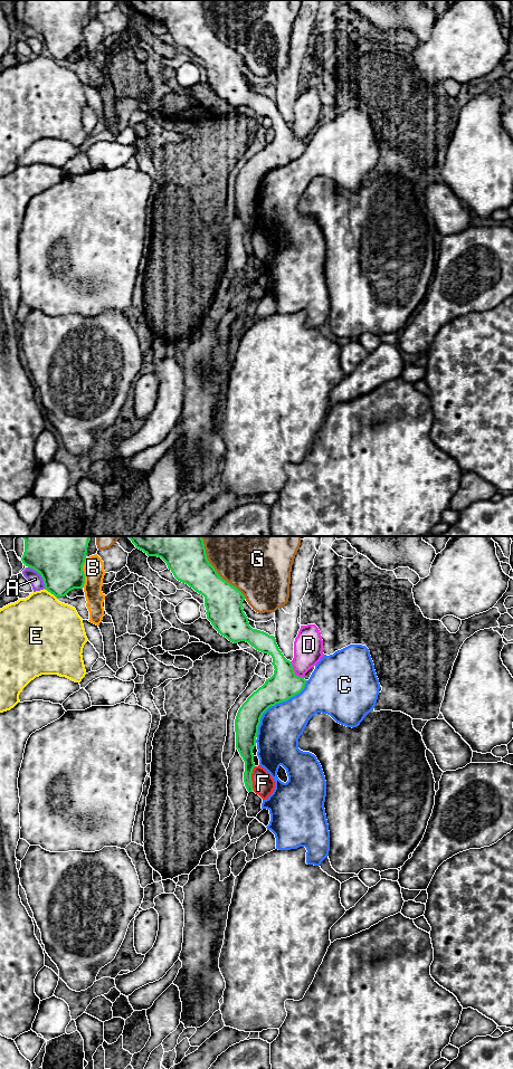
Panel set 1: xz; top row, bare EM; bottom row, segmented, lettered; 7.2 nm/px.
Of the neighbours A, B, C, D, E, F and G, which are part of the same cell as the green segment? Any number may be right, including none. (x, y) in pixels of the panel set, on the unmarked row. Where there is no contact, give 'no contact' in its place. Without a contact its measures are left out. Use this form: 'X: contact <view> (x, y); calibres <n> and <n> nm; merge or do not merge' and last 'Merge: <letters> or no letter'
A: contact xz (40, 38); calibres 460 and 100 nm; do not merge
B: contact xz (83, 36); calibres 420 and 150 nm; do not merge
C: contact xz (275, 168); calibres 220 and 300 nm; do not merge
D: contact xz (293, 135); calibres 220 and 200 nm; do not merge
E: contact xz (50, 56); calibres 360 and 440 nm; do not merge
F: contact xz (250, 242); calibres 130 and 160 nm; do not merge
G: contact xz (214, 32); calibres 300 and 480 nm; do not merge
Merge: no letter

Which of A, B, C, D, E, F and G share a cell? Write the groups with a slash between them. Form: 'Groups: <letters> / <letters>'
Groups: A / B / C / D / E / F / G

